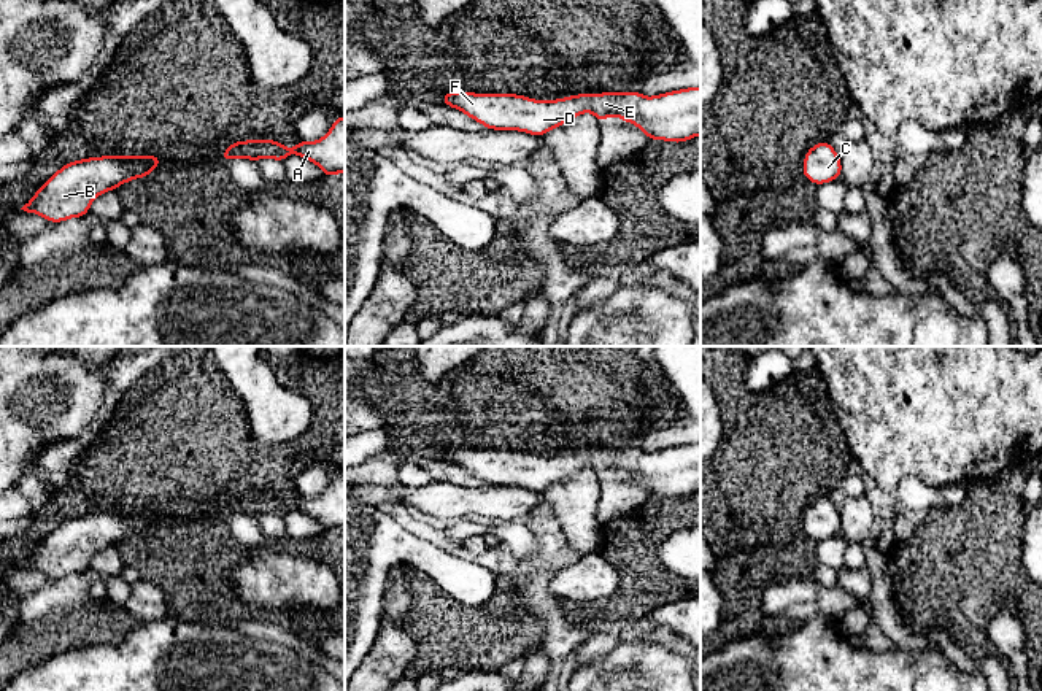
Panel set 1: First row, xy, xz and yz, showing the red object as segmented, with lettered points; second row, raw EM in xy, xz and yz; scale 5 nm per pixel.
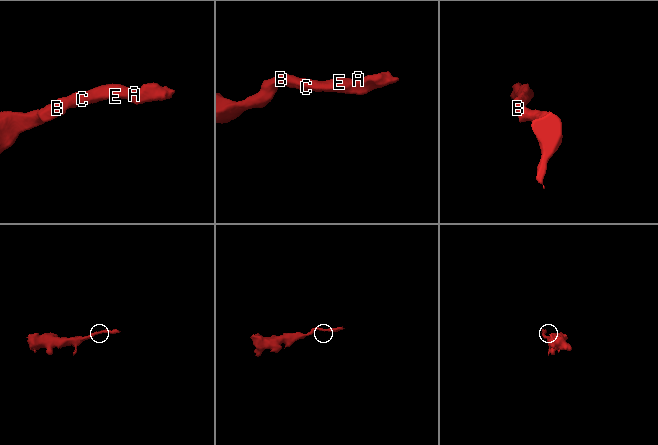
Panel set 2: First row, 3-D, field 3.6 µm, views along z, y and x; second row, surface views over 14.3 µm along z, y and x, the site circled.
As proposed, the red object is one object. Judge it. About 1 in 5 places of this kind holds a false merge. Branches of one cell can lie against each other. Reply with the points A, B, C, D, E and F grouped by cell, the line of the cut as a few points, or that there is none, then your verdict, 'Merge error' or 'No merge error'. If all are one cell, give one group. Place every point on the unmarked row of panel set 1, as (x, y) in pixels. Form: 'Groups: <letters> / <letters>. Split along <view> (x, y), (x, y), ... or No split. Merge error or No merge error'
Groups: A B C D E F. No split. No merge error

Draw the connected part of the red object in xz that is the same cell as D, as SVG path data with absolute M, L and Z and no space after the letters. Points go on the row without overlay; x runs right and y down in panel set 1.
M700 442L658 450L654 453L645 453L639 446L621 450L612 446L602 450L577 450L556 456L534 456L518 450L445 446L442 461L462 467L489 486L518 486L535 492L542 492L586 467L591 467L599 480L610 472L618 472L624 478L637 481L648 496L683 499L700 491Z

